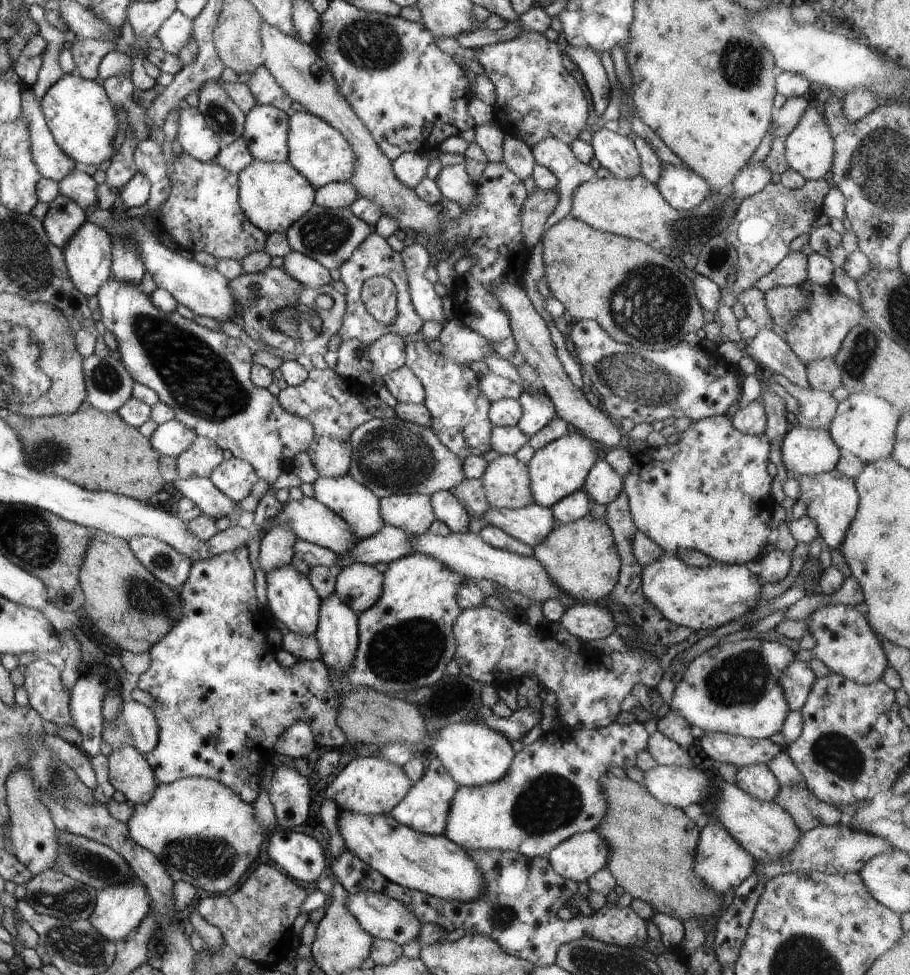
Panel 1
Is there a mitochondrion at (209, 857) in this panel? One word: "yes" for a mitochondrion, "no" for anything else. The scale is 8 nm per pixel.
yes

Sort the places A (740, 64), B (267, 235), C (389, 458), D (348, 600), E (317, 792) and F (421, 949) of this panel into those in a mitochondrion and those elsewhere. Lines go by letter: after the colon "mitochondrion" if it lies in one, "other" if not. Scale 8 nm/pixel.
A: mitochondrion
B: other
C: mitochondrion
D: other
E: other
F: other

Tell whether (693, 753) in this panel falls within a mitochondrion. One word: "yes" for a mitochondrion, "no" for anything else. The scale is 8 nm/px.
no

